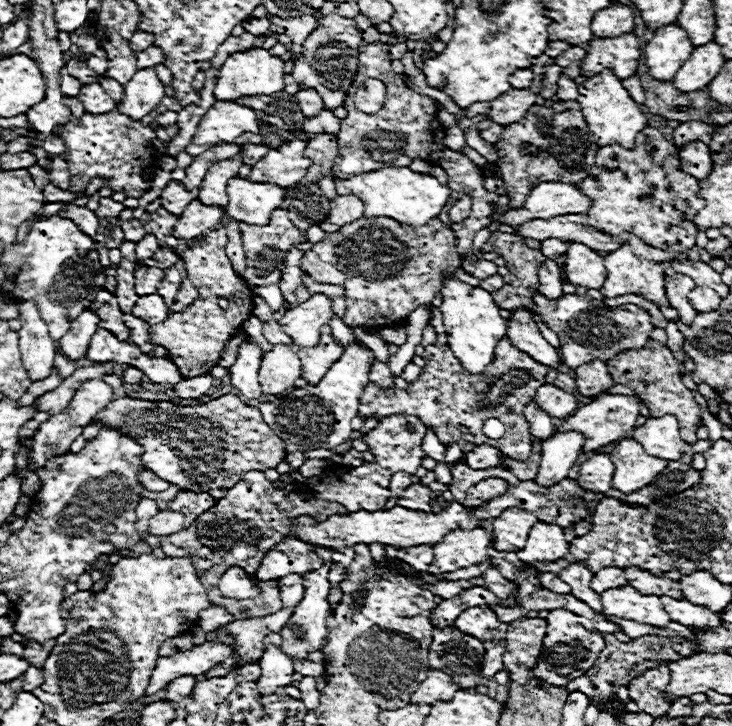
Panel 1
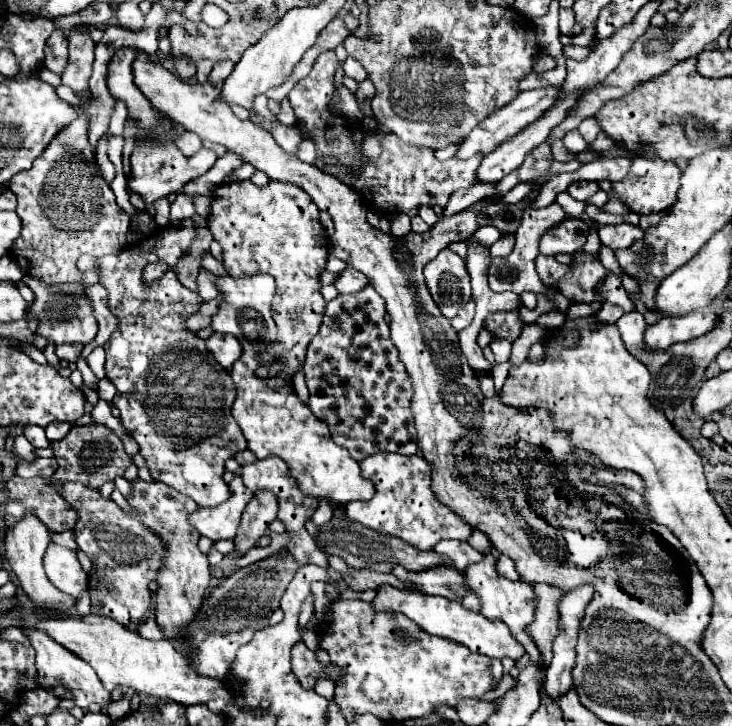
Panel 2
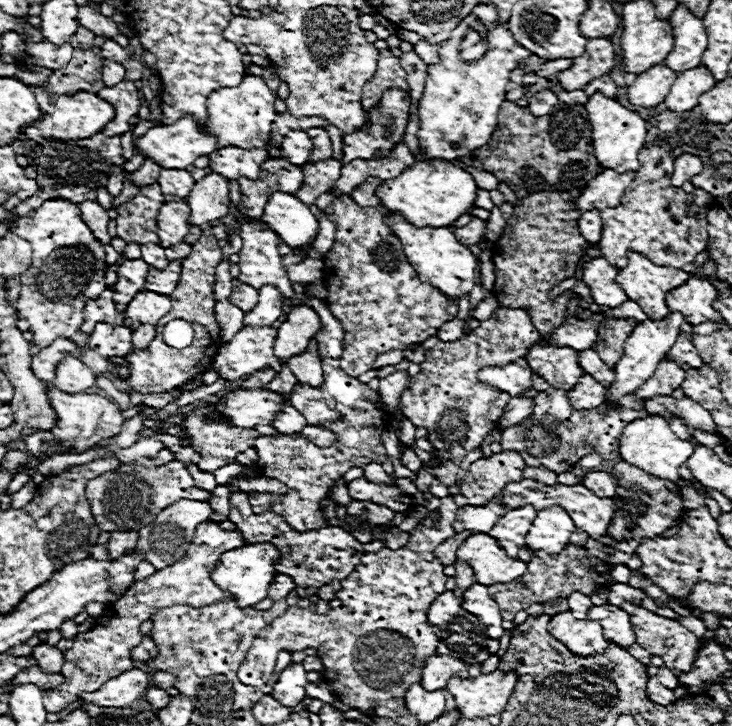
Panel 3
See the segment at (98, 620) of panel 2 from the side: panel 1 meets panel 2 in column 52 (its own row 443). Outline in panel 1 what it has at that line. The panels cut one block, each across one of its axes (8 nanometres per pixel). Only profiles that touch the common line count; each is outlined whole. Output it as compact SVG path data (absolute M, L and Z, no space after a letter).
M624 438L622 442L618 442L610 452L610 458L614 462L612 486L624 494L650 484L668 464L662 458L646 454L634 438Z

